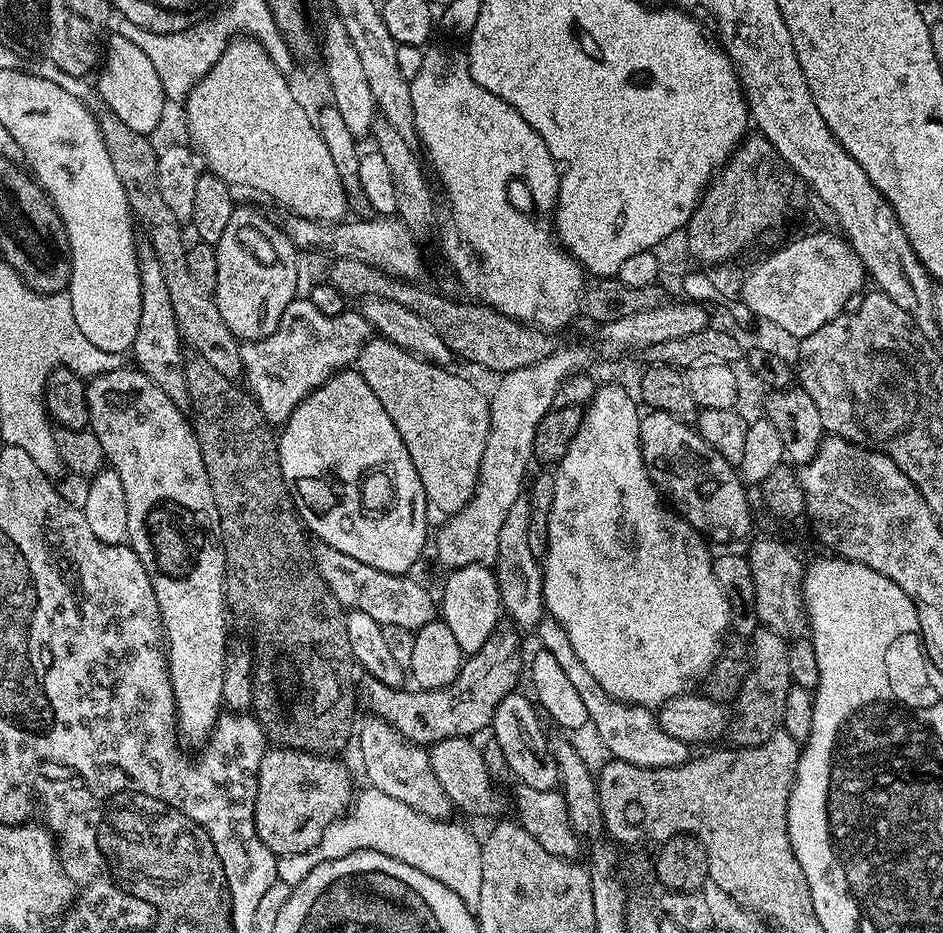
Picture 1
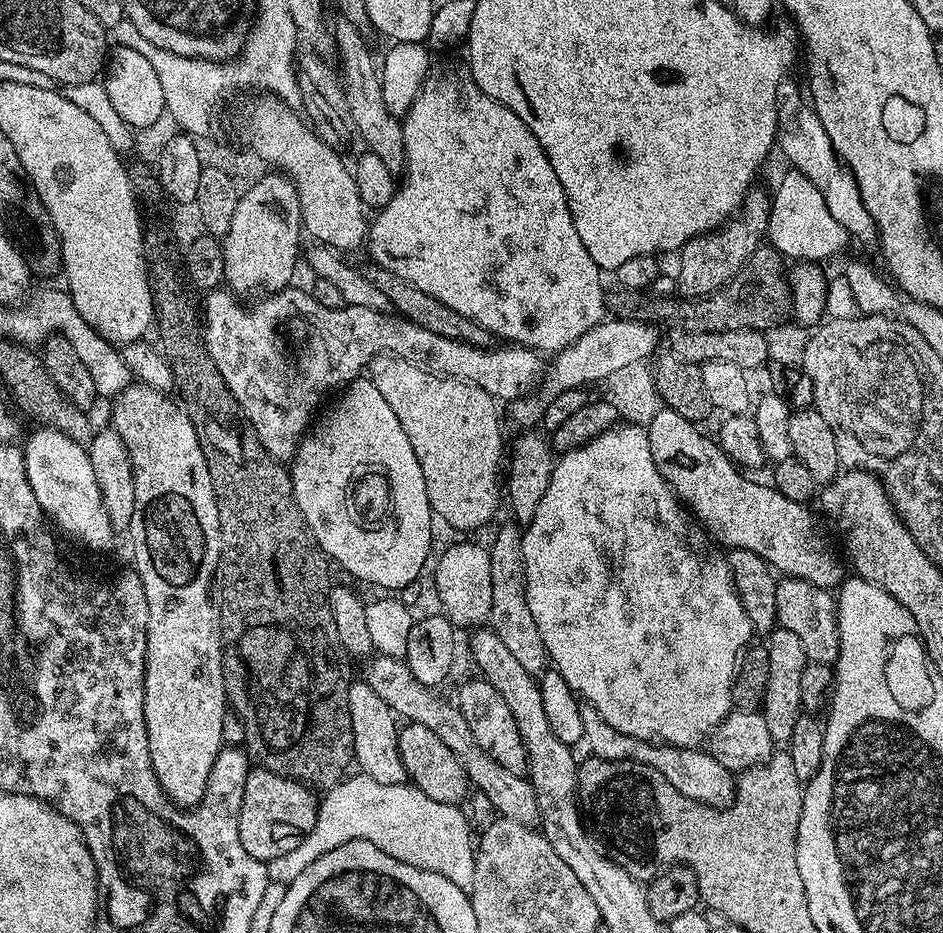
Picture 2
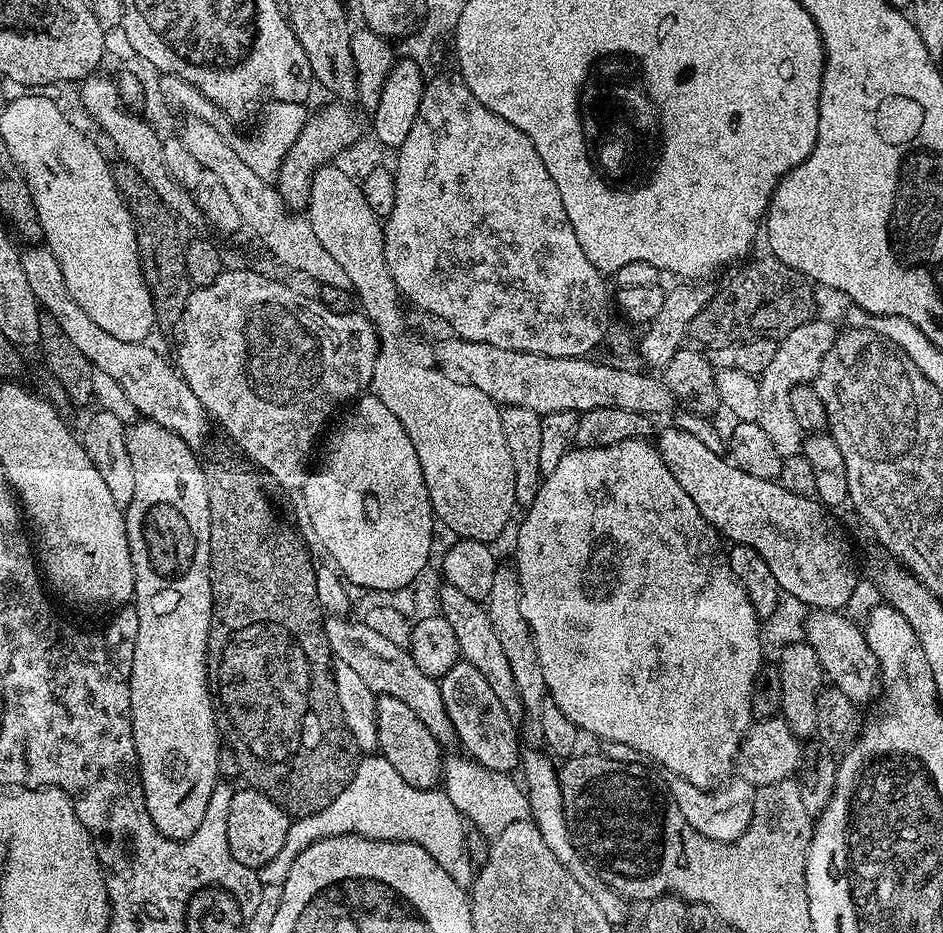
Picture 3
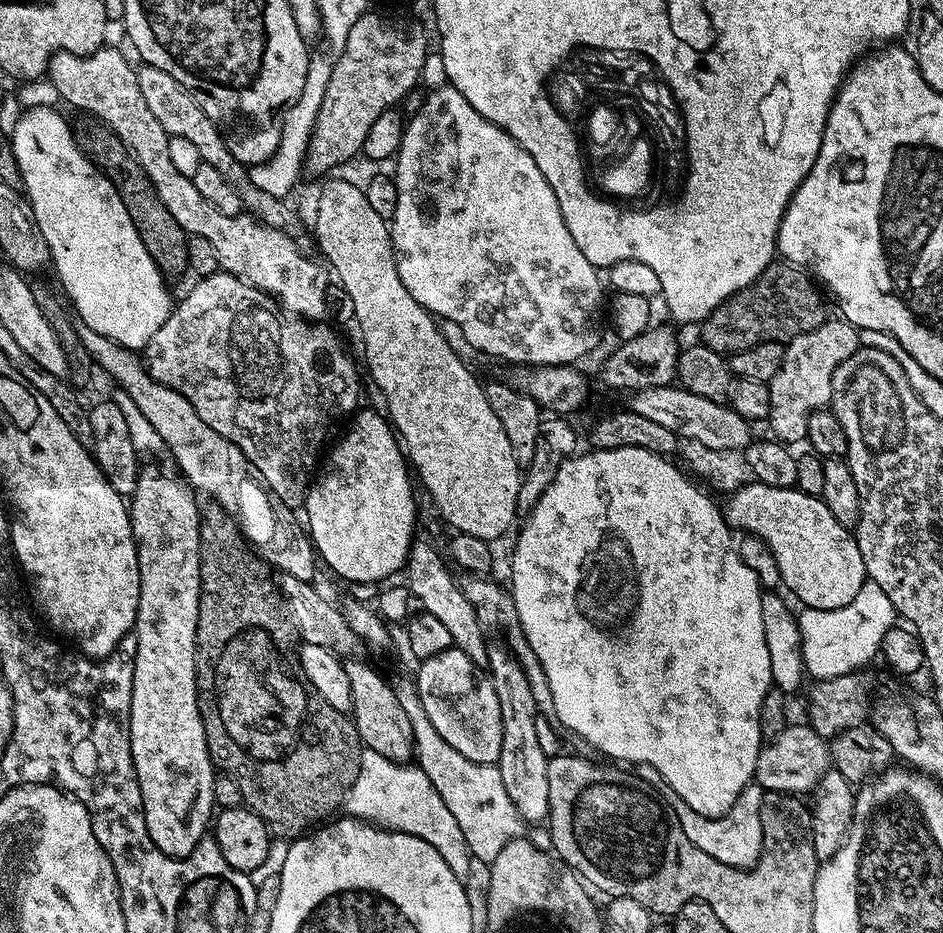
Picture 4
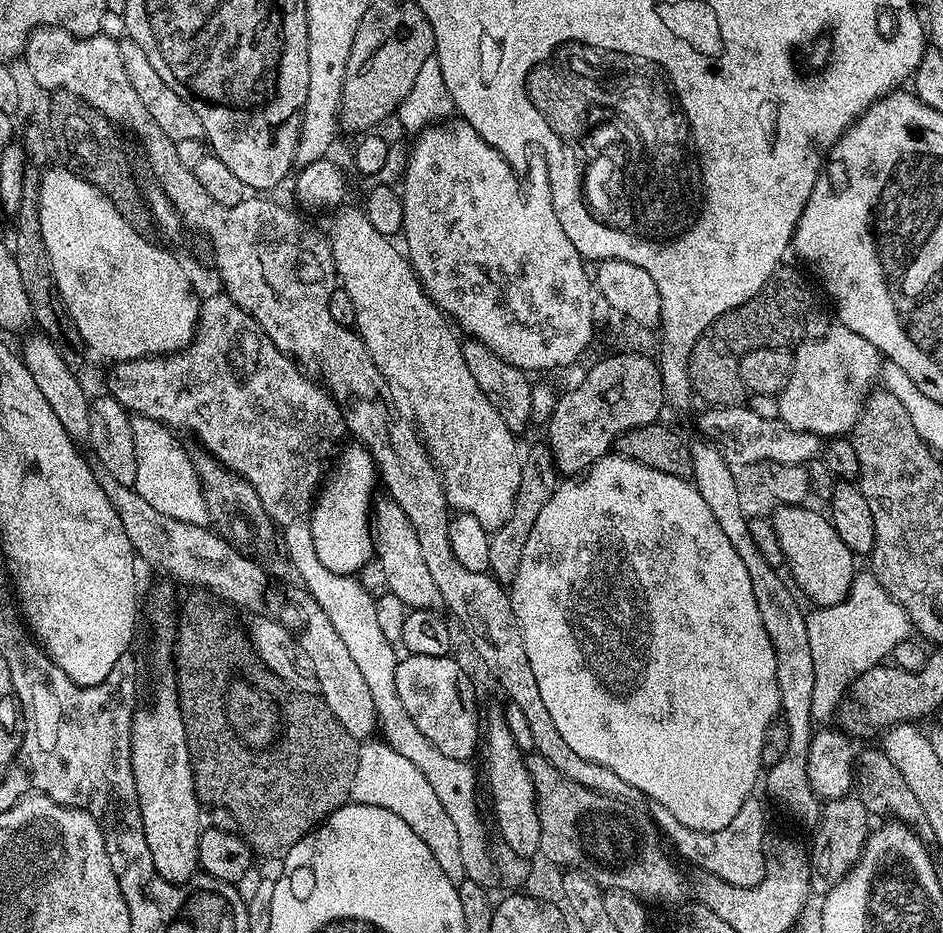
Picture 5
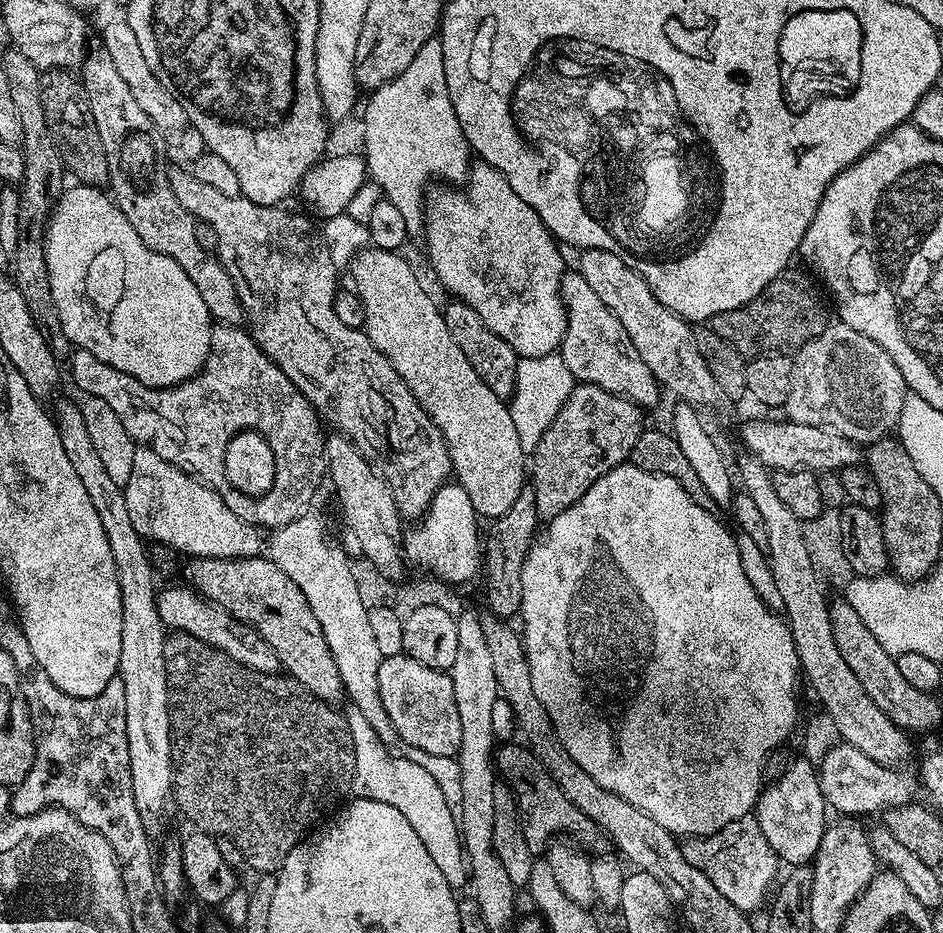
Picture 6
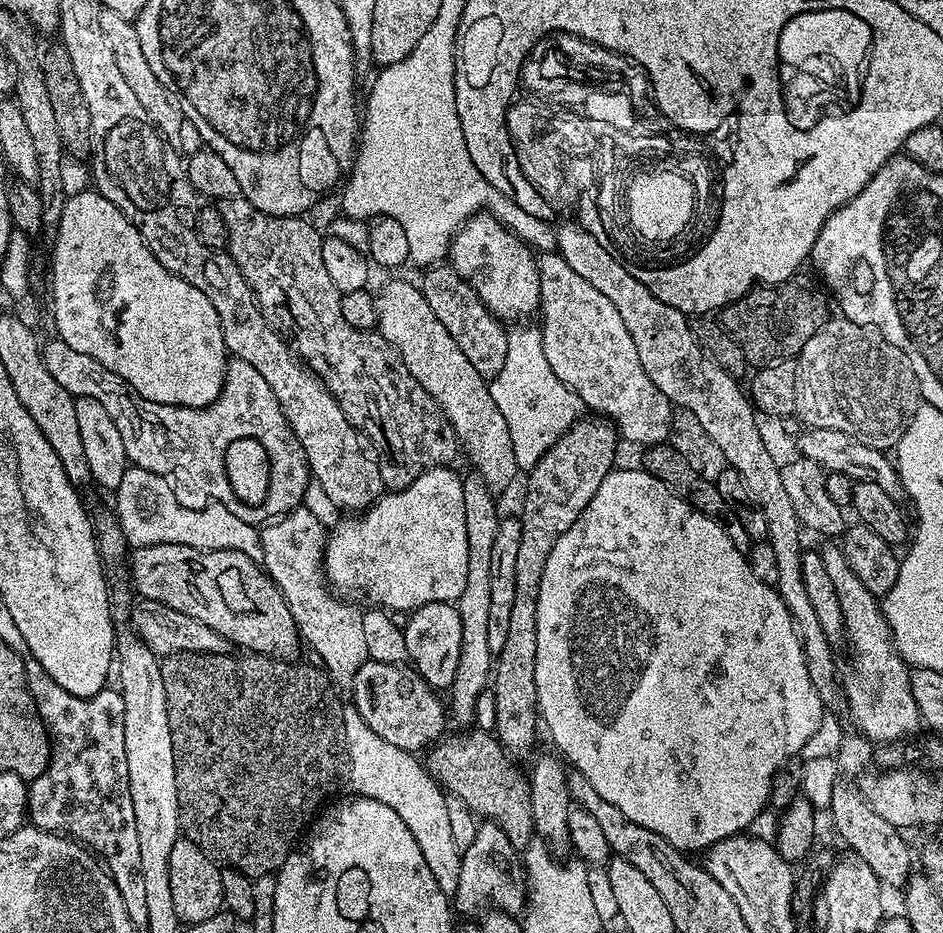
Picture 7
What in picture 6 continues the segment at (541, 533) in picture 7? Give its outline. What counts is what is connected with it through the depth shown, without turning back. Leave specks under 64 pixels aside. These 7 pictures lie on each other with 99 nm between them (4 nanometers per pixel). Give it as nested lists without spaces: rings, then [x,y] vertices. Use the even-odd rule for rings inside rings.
[[[577,383],[530,454],[530,487],[540,517],[562,514],[562,510],[574,506],[602,474],[625,463],[632,455],[634,442],[638,442],[646,430],[643,415],[639,404],[610,394],[602,390],[602,386]]]

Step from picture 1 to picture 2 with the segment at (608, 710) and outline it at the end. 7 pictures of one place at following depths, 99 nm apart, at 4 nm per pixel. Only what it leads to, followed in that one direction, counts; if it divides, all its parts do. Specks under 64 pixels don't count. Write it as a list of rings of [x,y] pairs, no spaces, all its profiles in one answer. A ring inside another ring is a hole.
[[[587,702],[580,704],[582,725],[583,725],[583,743],[588,744],[588,752],[598,758],[607,760],[633,760],[639,764],[650,766],[670,782],[676,790],[682,793],[686,798],[697,800],[700,804],[711,804],[713,806],[727,806],[731,804],[733,796],[736,794],[736,776],[728,771],[722,762],[718,762],[706,750],[699,747],[694,748],[675,748],[673,744],[662,744],[650,740],[639,740],[630,734],[622,734],[614,730],[594,710],[594,706]]]

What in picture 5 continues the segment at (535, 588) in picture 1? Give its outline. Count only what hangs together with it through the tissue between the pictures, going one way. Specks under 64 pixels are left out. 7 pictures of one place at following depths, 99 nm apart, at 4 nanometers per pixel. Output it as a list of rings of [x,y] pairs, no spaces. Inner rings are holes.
[[[497,706],[486,712],[486,748],[488,744],[488,792],[492,795],[492,812],[496,815],[496,828],[504,839],[504,844],[509,848],[512,856],[525,858],[535,857],[540,850],[540,823],[536,809],[536,795],[534,782],[530,782],[530,770],[526,766],[524,757],[526,752],[519,748],[507,720],[504,717],[503,707]]]

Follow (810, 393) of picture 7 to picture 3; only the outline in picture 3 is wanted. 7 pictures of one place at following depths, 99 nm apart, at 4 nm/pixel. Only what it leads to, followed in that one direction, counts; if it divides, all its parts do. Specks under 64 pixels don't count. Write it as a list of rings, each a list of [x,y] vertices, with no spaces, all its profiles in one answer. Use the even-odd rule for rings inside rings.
[[[814,318],[802,326],[794,326],[790,334],[786,334],[777,343],[774,359],[766,370],[760,373],[759,379],[759,413],[757,421],[766,430],[766,434],[774,441],[778,454],[783,456],[801,455],[805,433],[800,431],[798,422],[790,410],[790,390],[799,384],[812,384],[816,379],[818,370],[822,366],[822,358],[830,350],[838,335],[835,328],[828,320]]]

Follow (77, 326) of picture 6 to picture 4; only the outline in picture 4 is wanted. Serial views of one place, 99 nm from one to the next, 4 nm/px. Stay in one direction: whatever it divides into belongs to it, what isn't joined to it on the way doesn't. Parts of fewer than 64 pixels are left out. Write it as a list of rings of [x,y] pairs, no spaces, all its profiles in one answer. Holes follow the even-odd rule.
[[[29,107],[21,115],[10,133],[10,143],[16,159],[18,180],[21,180],[19,183],[32,205],[38,230],[42,230],[42,238],[46,238],[46,246],[52,255],[51,267],[56,268],[56,276],[64,287],[63,295],[78,320],[80,315],[79,323],[83,327],[94,330],[94,334],[102,334],[102,338],[110,338],[124,348],[143,350],[174,307],[174,296],[172,300],[164,285],[166,277],[154,258],[150,258],[150,250],[142,246],[142,238],[138,238],[138,230],[134,230],[134,222],[130,214],[126,214],[126,206],[122,206],[116,187],[81,150],[73,125],[68,125],[55,112],[55,107],[38,107]]]

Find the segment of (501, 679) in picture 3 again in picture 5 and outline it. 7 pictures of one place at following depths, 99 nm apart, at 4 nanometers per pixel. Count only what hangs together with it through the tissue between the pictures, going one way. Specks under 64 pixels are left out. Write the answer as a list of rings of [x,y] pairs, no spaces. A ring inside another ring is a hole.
[[[390,498],[377,499],[372,506],[372,542],[374,545],[375,563],[380,563],[380,572],[384,575],[384,584],[391,595],[396,596],[409,610],[436,610],[441,607],[438,586],[434,586],[434,578],[426,561],[422,558],[422,550],[418,543],[418,534],[414,534],[414,526],[410,526],[410,518],[406,518],[402,506]]]

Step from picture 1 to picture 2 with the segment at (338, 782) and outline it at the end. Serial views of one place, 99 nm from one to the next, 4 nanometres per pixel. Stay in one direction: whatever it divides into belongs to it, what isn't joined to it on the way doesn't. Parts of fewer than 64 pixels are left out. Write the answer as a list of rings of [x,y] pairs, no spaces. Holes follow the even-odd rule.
[[[259,766],[253,767],[246,778],[246,794],[242,794],[242,810],[238,814],[242,850],[246,850],[250,858],[265,862],[290,854],[294,846],[314,830],[317,809],[318,796],[309,785]]]

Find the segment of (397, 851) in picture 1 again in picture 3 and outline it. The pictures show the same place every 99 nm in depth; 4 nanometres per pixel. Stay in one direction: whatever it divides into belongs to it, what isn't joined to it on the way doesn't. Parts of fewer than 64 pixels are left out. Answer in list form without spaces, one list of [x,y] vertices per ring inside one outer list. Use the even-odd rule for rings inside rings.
[[[368,754],[356,765],[350,786],[330,802],[321,812],[293,819],[288,826],[286,842],[282,850],[258,870],[261,885],[284,885],[290,874],[290,866],[306,846],[318,842],[323,836],[365,836],[371,840],[410,842],[422,846],[458,886],[468,890],[472,887],[474,869],[466,846],[466,820],[455,808],[446,792],[436,788],[410,786],[390,762],[379,754]]]

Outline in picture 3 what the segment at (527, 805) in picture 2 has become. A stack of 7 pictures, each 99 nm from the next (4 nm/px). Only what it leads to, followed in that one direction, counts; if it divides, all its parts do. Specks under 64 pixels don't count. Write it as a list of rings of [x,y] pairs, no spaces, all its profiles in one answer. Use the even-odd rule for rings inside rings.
[[[329,615],[324,621],[324,635],[333,657],[346,666],[351,666],[361,676],[362,682],[376,695],[396,698],[414,711],[423,725],[435,736],[438,744],[447,746],[455,741],[453,723],[450,722],[446,706],[442,700],[437,679],[422,673],[414,663],[411,651],[394,644],[379,633],[368,628],[363,621],[350,620],[341,615]]]

